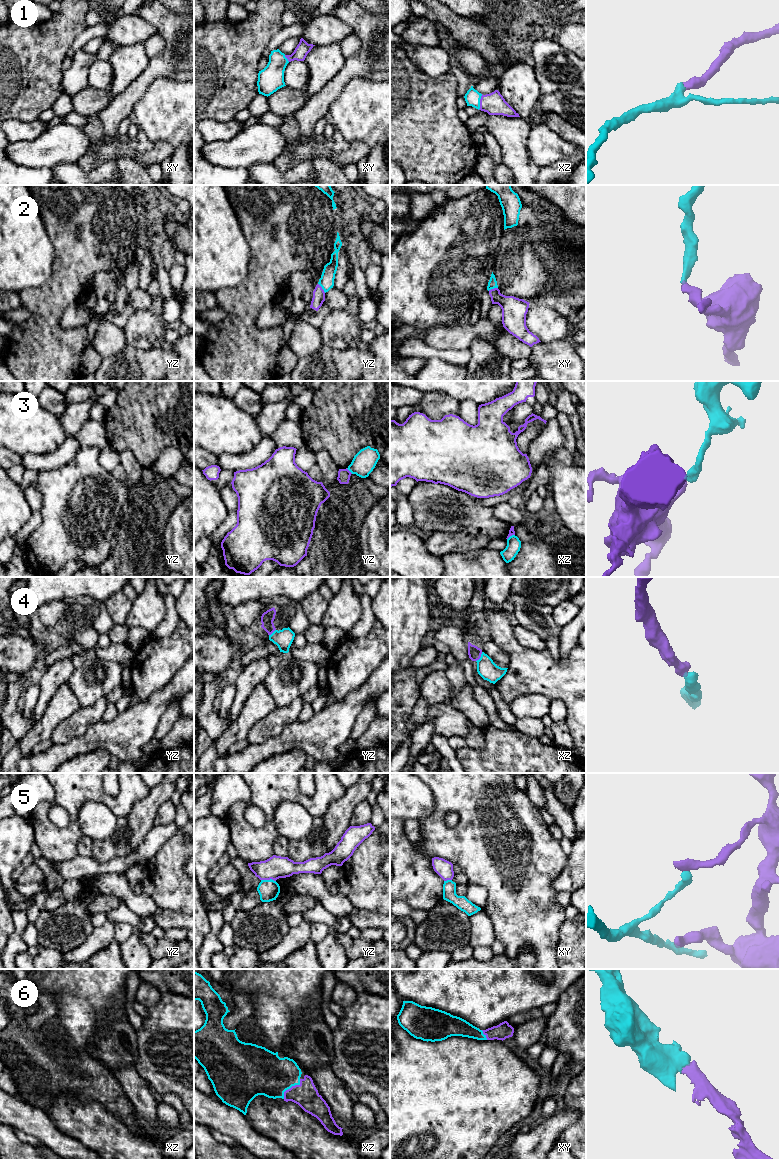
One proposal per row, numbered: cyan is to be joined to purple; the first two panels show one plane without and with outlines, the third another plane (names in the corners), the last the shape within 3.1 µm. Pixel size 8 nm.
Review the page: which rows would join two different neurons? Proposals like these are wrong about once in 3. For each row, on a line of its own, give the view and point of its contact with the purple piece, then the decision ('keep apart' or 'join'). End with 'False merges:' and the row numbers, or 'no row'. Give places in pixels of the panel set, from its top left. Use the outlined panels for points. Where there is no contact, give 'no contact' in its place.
1: meets purple in xz at (480, 102); join
2: meets purple in yz at (321, 288); join
3: meets purple in yz at (348, 470); keep apart
4: meets purple in xz at (480, 656); join
5: meets purple in yz at (268, 879); keep apart
6: meets purple in xz at (291, 1087); join
False merges: 3, 5

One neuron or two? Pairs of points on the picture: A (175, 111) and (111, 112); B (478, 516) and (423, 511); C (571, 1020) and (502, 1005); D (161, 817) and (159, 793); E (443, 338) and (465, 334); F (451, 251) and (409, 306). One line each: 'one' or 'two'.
A: two
B: one
C: two
D: two
E: one
F: one

